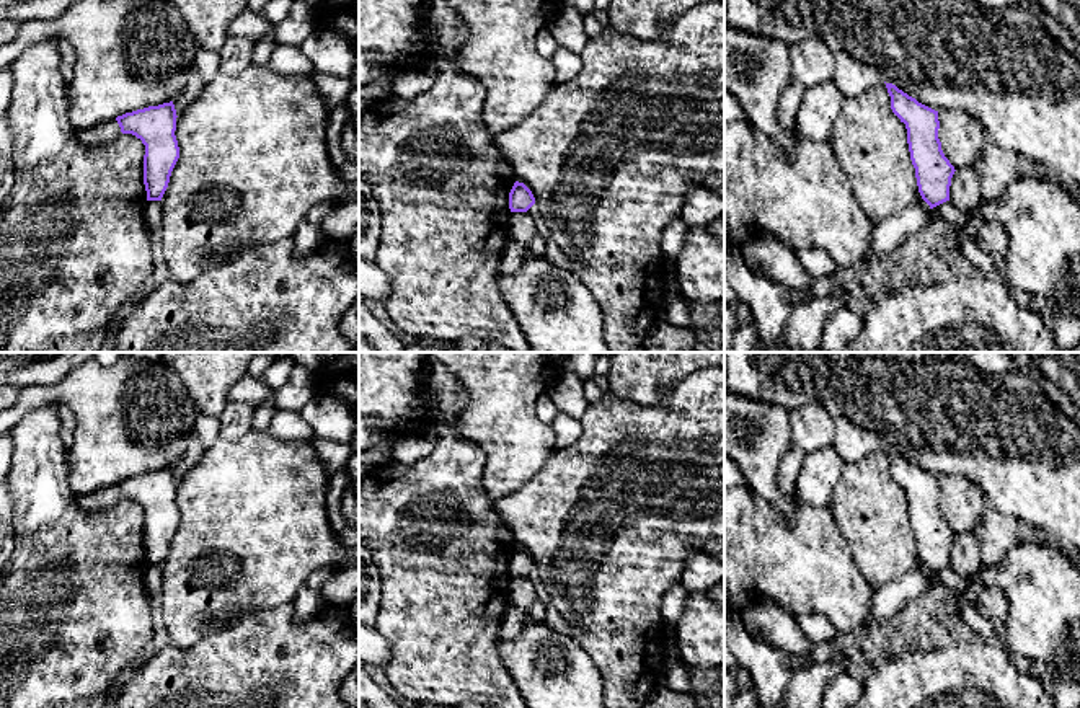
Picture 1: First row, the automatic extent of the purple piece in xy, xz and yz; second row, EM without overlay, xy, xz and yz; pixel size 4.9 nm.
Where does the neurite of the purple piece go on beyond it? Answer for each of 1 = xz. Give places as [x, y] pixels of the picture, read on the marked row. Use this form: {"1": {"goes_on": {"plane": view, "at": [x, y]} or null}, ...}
{"1": {"goes_on": null}}

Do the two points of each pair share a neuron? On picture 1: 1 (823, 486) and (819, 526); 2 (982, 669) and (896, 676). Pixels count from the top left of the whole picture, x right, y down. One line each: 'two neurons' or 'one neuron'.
1: two neurons
2: one neuron

